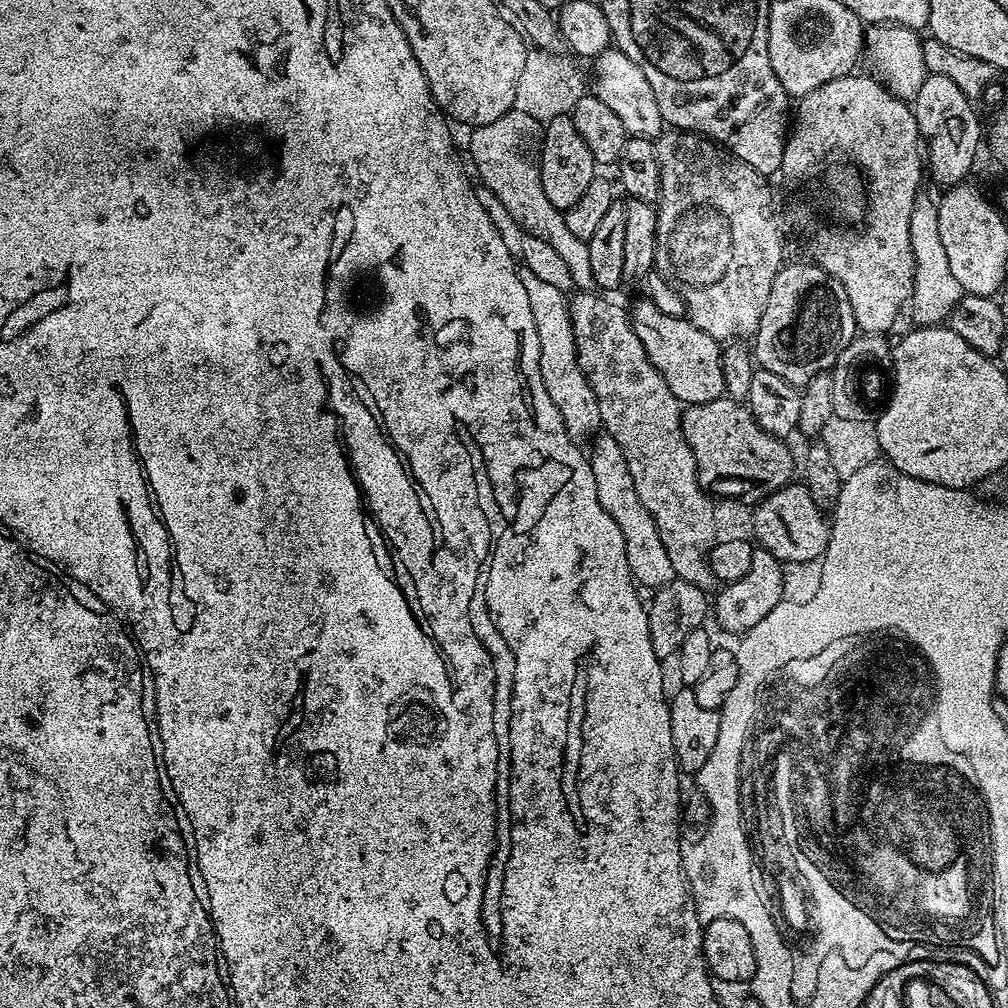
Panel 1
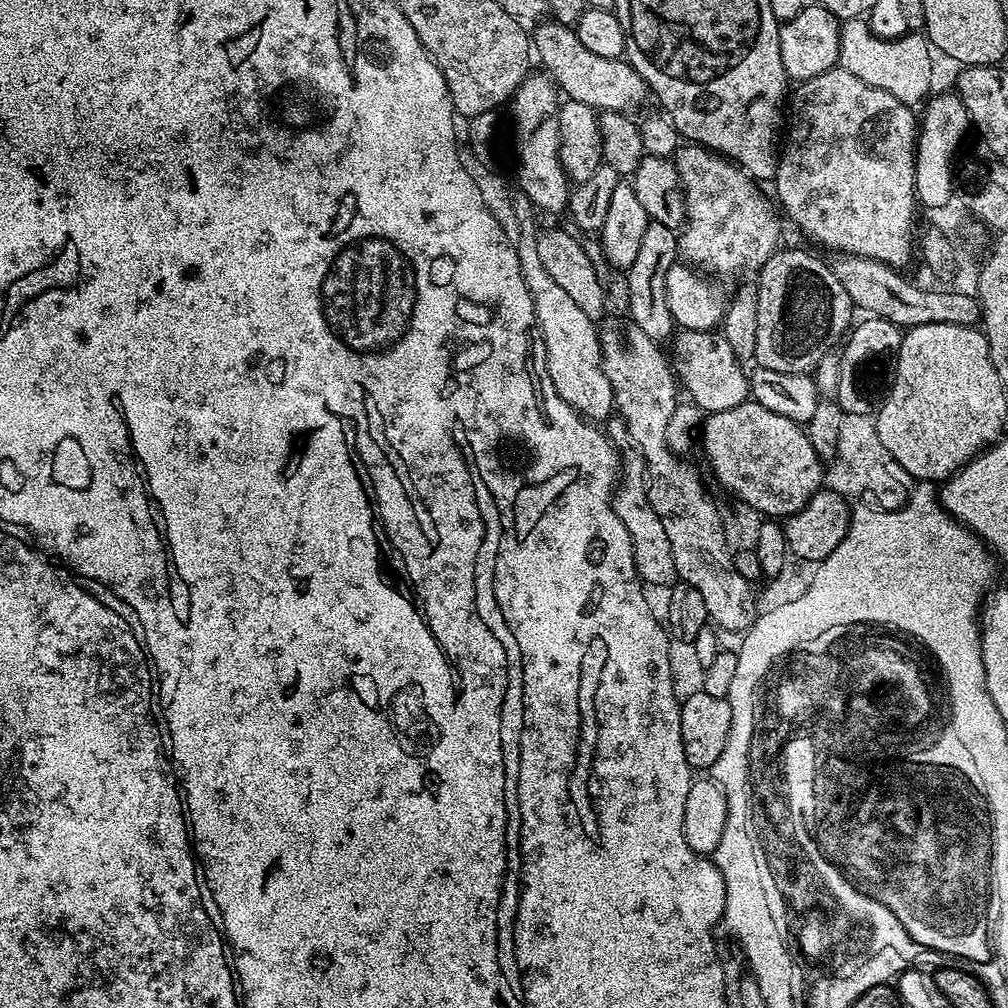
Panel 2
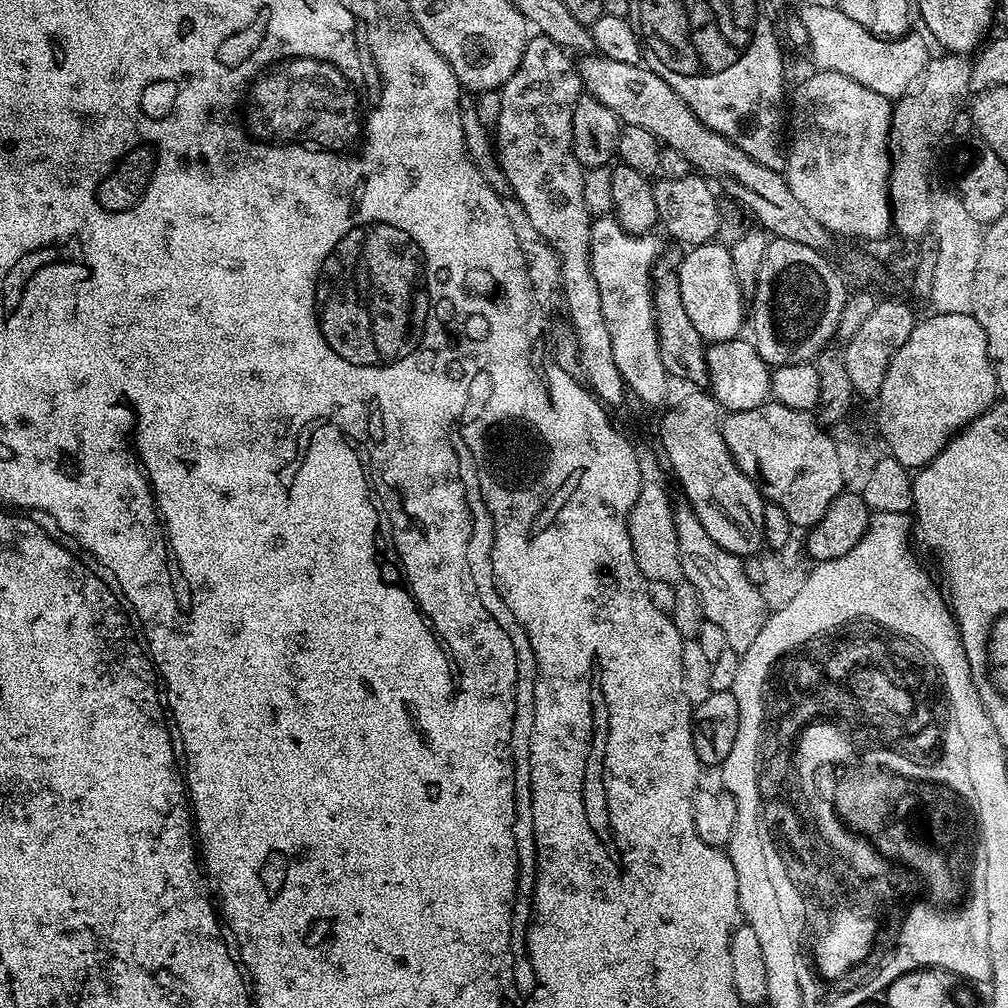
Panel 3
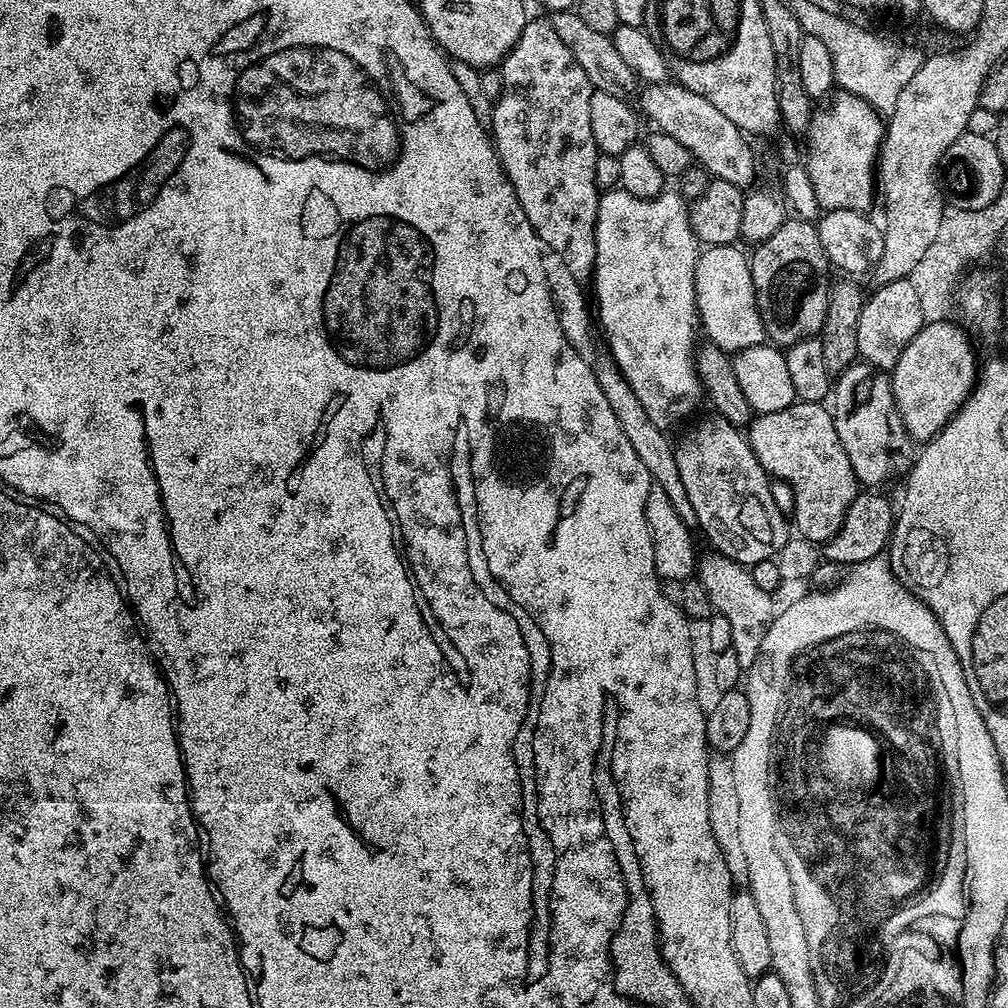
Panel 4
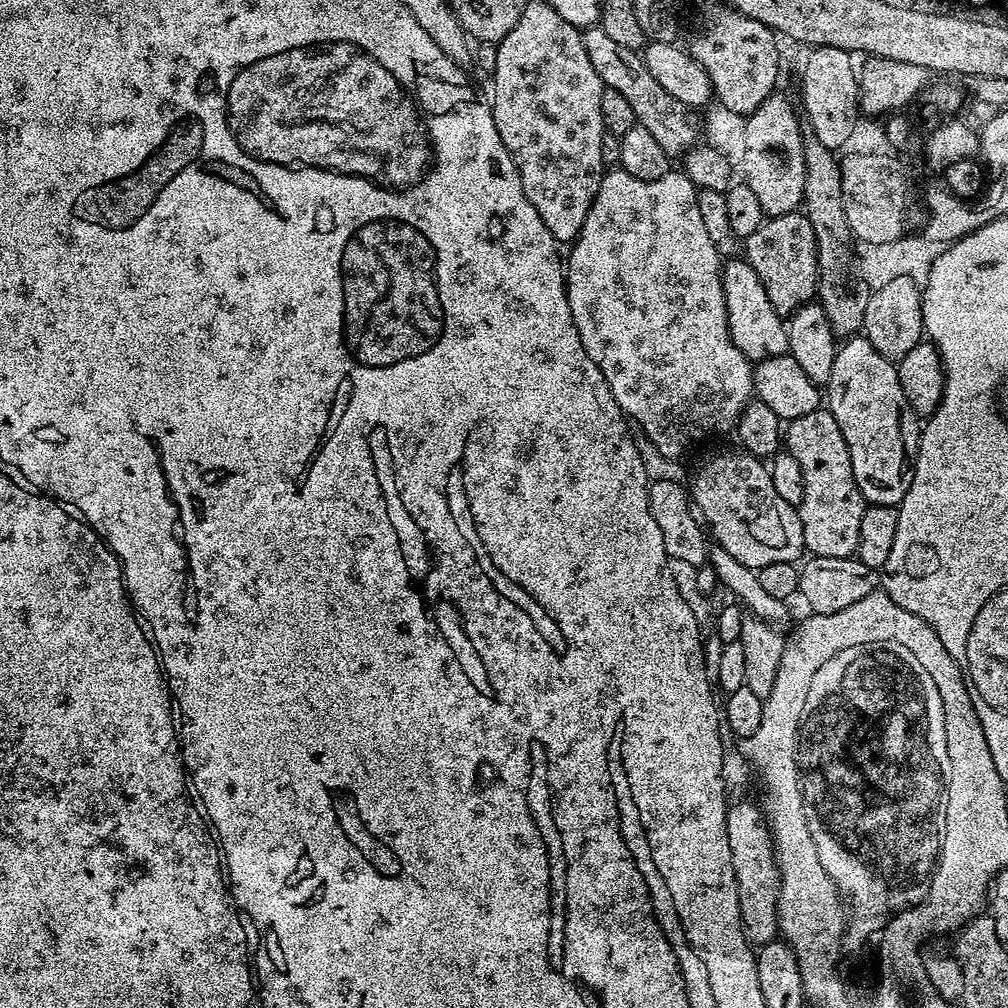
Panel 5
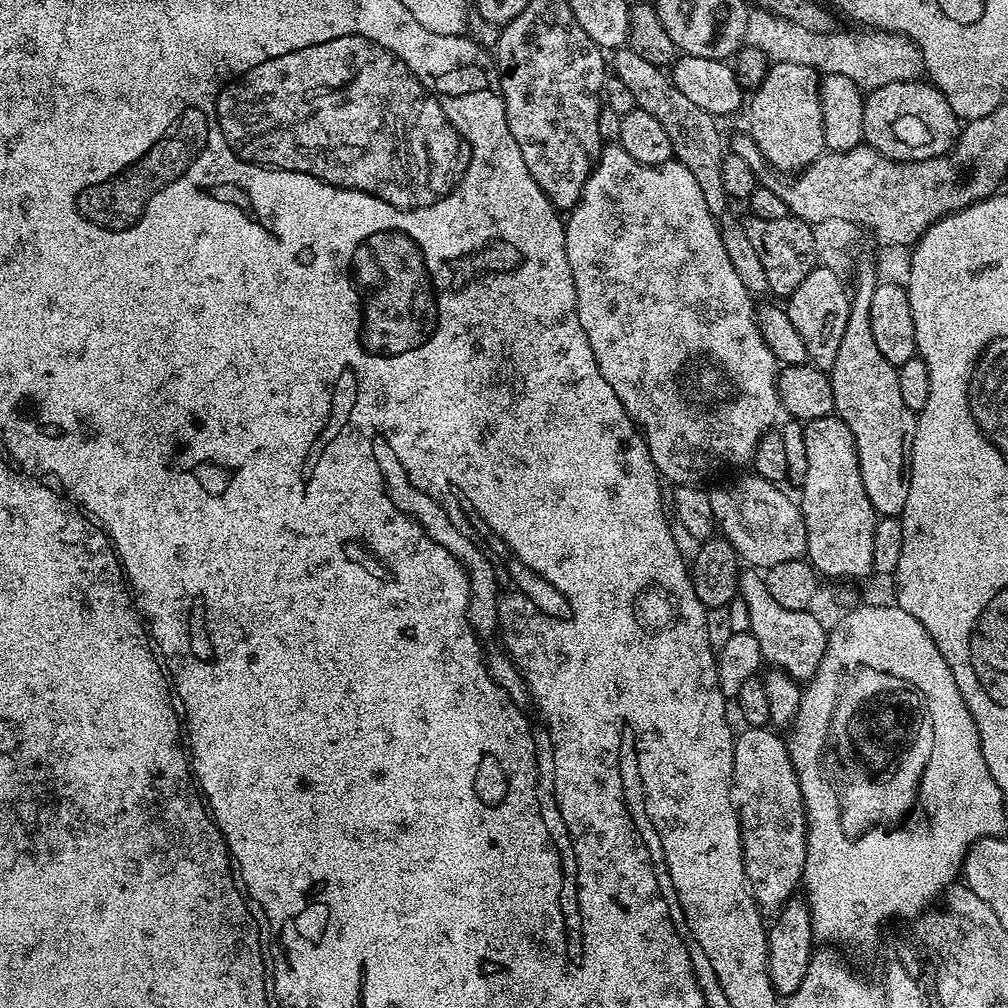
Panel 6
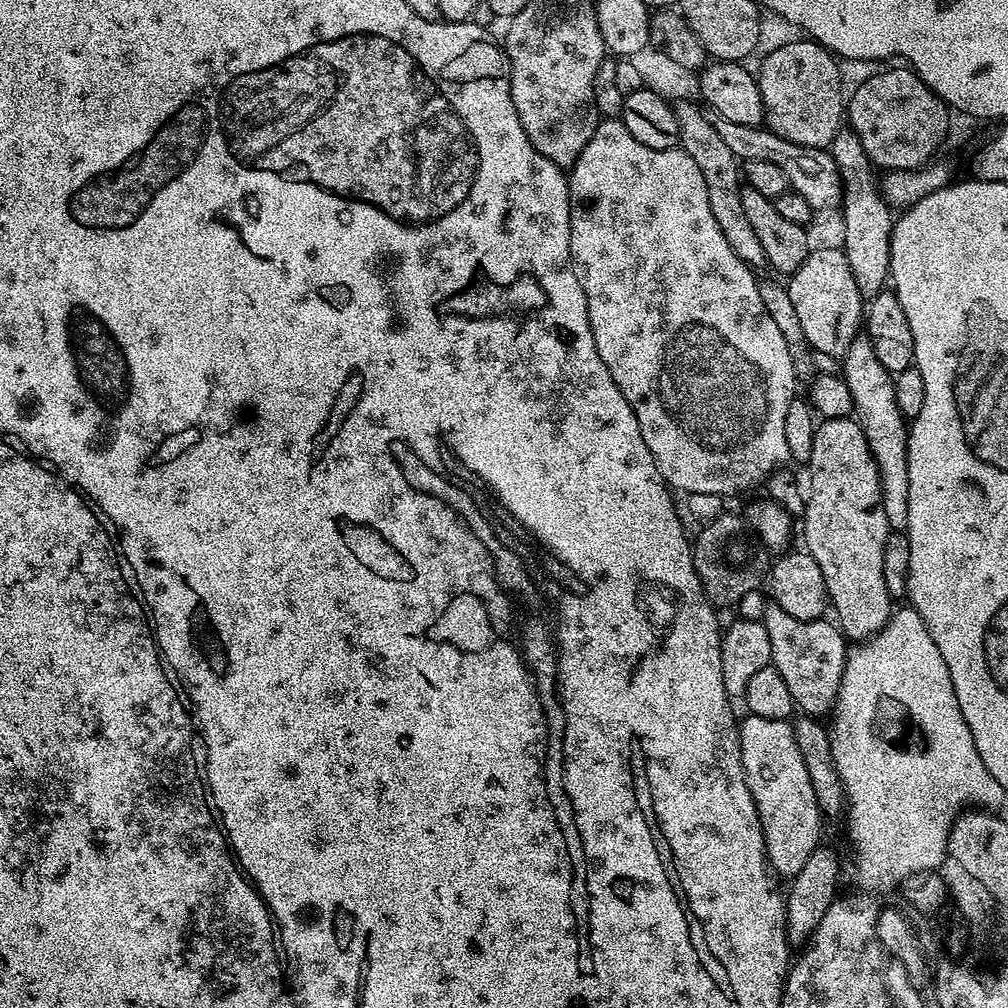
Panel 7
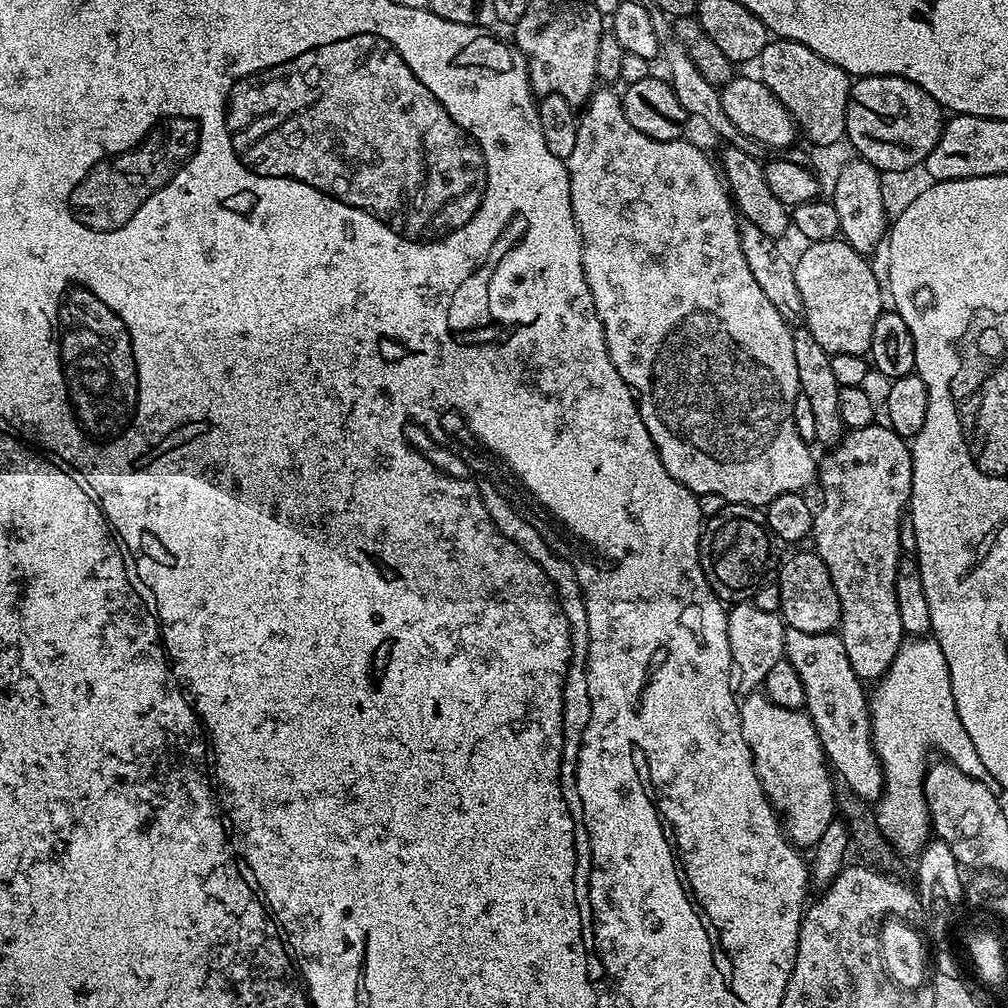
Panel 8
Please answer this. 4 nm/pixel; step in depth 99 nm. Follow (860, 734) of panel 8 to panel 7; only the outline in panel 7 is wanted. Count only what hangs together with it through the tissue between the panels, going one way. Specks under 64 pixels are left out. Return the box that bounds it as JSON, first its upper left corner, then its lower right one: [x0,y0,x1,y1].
[763,602,850,718]

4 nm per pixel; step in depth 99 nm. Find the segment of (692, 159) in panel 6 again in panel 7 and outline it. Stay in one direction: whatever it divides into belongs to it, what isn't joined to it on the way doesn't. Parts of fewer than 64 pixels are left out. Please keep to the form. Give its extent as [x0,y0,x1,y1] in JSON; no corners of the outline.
[675,101,766,270]

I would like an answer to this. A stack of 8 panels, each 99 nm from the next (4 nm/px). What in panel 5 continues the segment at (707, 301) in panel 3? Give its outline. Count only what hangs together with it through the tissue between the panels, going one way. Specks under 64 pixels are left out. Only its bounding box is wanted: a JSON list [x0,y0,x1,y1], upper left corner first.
[721,259,788,362]

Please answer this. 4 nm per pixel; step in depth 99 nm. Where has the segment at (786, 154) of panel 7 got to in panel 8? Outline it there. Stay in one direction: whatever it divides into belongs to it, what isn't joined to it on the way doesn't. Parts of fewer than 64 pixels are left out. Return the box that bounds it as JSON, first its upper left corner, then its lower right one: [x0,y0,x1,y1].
[652,11,762,157]

